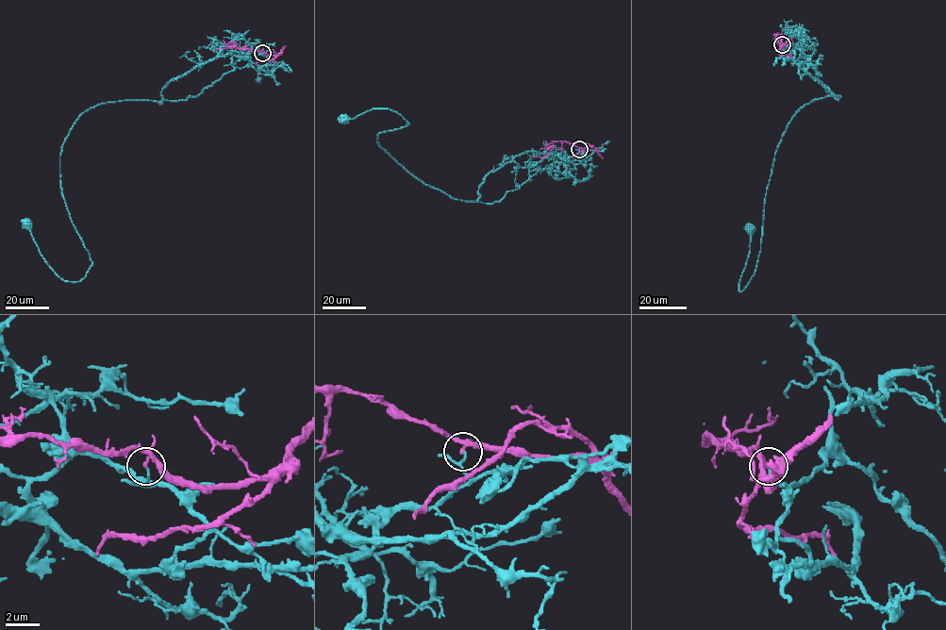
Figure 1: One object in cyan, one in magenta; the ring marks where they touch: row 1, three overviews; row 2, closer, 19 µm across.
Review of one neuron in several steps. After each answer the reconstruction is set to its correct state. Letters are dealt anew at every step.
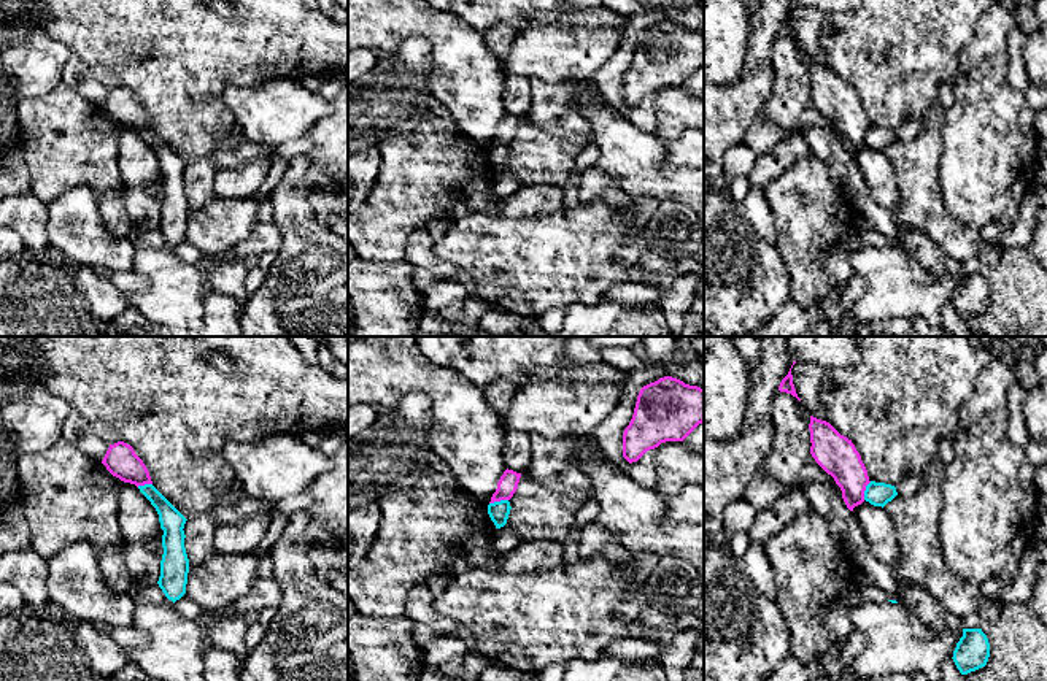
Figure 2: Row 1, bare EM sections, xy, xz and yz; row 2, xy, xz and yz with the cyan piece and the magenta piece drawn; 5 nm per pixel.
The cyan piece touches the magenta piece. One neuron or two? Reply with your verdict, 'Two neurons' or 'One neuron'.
Two neurons

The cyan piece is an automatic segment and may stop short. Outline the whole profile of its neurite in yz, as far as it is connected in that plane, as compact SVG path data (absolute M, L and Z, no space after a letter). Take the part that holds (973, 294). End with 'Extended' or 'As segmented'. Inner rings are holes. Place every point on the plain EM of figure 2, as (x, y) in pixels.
M963 273L963 281L953 295L953 306L961 319L968 319L987 310L990 287L982 273Z. As segmented

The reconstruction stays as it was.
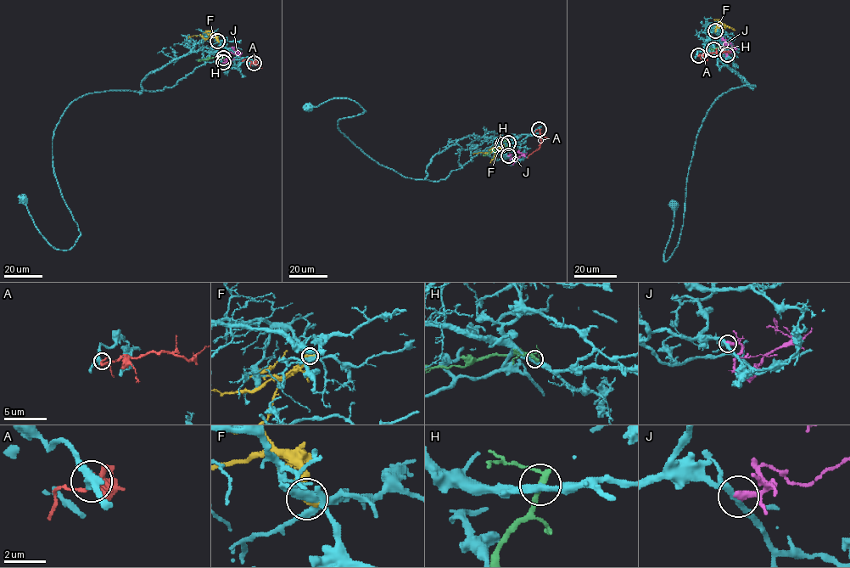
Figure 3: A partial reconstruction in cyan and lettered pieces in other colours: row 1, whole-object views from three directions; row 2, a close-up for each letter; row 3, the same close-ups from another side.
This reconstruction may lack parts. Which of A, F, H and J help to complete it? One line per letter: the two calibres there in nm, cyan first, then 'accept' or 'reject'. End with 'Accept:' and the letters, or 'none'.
A: 320 nm thick on the cyan side, 160 nm on the other; reject
F: 400 nm thick on the cyan side, 360 nm on the other; reject
H: 320 nm thick on the cyan side, 280 nm on the other; reject
J: 220 nm thick on the cyan side, 280 nm on the other; accept
Accept: J

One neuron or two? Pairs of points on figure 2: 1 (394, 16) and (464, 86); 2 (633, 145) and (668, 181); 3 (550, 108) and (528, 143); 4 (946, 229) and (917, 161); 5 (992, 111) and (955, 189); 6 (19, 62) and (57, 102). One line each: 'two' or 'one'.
1: one
2: one
3: two
4: one
5: one
6: two

